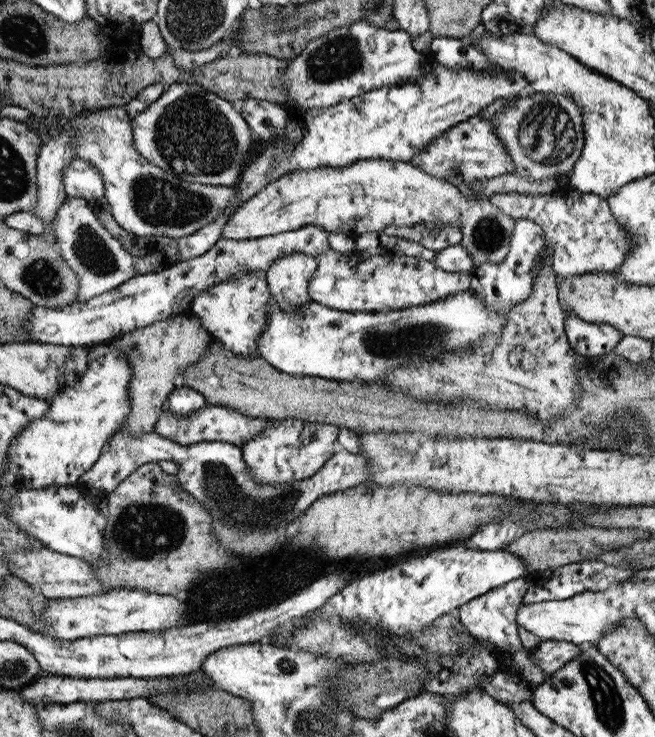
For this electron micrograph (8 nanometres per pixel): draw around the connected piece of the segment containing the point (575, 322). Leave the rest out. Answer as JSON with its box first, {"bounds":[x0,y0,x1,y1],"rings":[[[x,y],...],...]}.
{"bounds":[563,316,624,355],"rings":[[[566,316],[563,325],[568,344],[576,355],[608,355],[624,340],[624,335],[609,324],[594,324],[578,317]]]}

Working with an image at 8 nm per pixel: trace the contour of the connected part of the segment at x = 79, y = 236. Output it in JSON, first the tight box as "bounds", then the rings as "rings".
{"bounds":[4,196,138,302],"rings":[[[66,196],[64,204],[56,211],[56,218],[54,218],[52,226],[42,224],[34,214],[28,211],[14,212],[4,219],[6,227],[30,235],[46,235],[50,231],[56,235],[60,248],[59,254],[66,260],[67,266],[70,266],[79,276],[80,288],[76,300],[78,302],[84,302],[93,296],[108,292],[125,280],[138,275],[138,267],[136,267],[138,257],[131,256],[124,250],[120,242],[102,226],[94,214],[90,202],[86,199]]]}

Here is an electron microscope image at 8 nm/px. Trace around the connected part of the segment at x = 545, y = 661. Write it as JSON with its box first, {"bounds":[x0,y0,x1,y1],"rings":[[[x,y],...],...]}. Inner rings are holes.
{"bounds":[534,640,588,676],"rings":[[[547,640],[541,642],[534,650],[535,663],[546,676],[556,673],[578,656],[588,644],[575,645],[566,641]]]}

